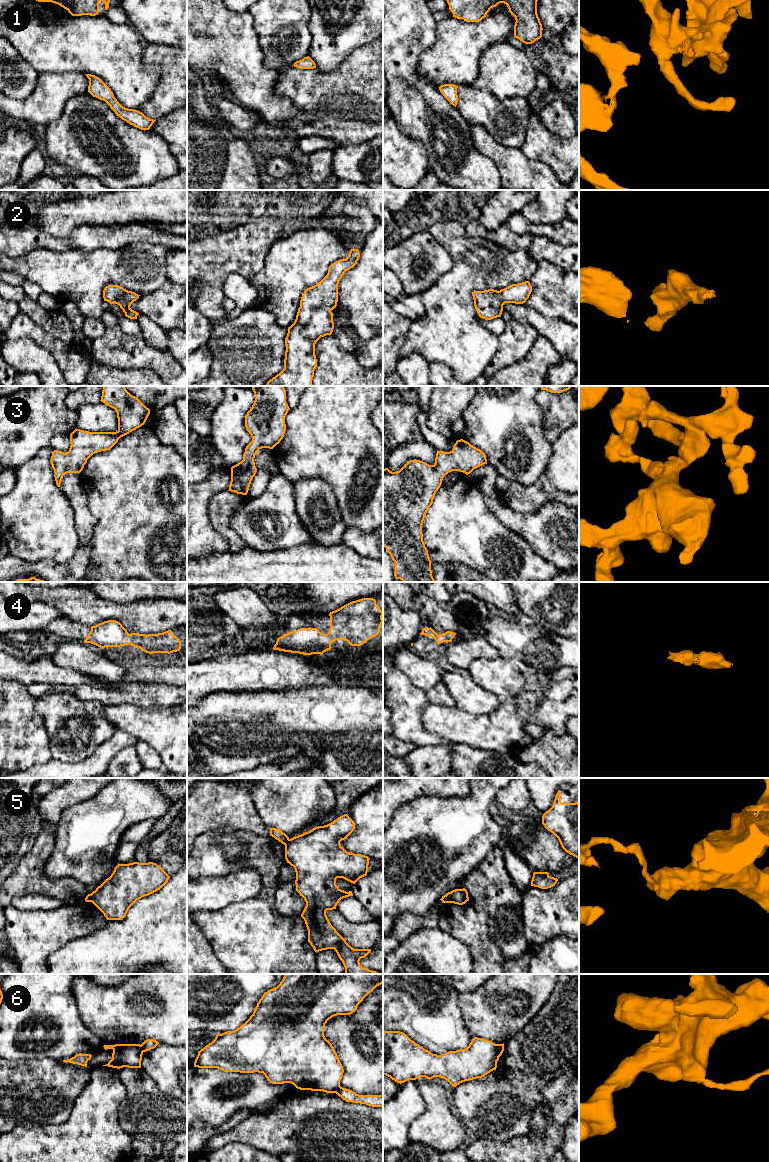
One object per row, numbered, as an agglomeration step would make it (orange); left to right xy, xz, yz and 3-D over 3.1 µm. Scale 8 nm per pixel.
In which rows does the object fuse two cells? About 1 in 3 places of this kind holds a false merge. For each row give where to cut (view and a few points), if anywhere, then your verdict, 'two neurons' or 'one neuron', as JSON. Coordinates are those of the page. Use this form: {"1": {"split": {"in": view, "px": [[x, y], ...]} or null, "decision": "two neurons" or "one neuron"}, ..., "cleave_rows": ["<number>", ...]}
{"1": {"split": null, "decision": "one neuron"}, "2": {"split": null, "decision": "one neuron"}, "3": {"split": null, "decision": "one neuron"}, "4": {"split": null, "decision": "one neuron"}, "5": {"split": {"in": "xz", "px": [[289, 839], [285, 845]]}, "decision": "two neurons"}, "6": {"split": {"in": "xy", "px": [[140, 1045], [143, 1051]]}, "decision": "two neurons"}, "cleave_rows": ["5", "6"]}

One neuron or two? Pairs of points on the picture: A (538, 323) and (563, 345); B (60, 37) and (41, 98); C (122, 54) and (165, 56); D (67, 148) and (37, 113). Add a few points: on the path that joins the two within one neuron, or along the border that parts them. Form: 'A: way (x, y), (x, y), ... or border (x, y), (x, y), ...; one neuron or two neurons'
A: way (544, 326), (557, 339); one neuron
B: border (73, 72), (41, 72), (39, 74); two neurons
C: border (143, 47), (143, 62), (158, 64), (161, 69); two neurons
D: border (63, 107), (61, 115), (46, 125); two neurons

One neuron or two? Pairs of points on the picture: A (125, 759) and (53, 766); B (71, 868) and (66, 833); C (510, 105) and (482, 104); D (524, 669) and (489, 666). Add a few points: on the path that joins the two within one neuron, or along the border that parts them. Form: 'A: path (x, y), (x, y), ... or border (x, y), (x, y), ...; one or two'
A: border (131, 746), (122, 748), (107, 767); two
B: path (68, 859), (68, 842); one
C: path (503, 105), (489, 105); one
D: path (515, 669), (498, 669); one

